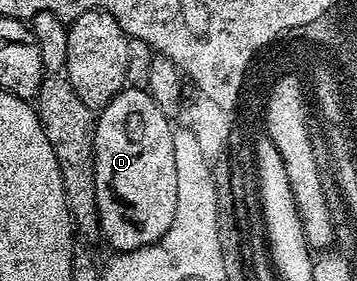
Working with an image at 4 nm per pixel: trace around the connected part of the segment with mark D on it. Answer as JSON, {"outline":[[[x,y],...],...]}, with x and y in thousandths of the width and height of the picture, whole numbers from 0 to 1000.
{"outline":[[[347,310],[275,402],[266,434],[266,658],[272,662],[272,733],[300,740],[356,740],[367,783],[345,783],[333,811],[291,808],[286,851],[322,879],[325,900],[370,897],[403,883],[443,854],[485,804],[496,762],[496,562],[485,520],[485,441],[429,363],[423,331],[398,310]]]}

